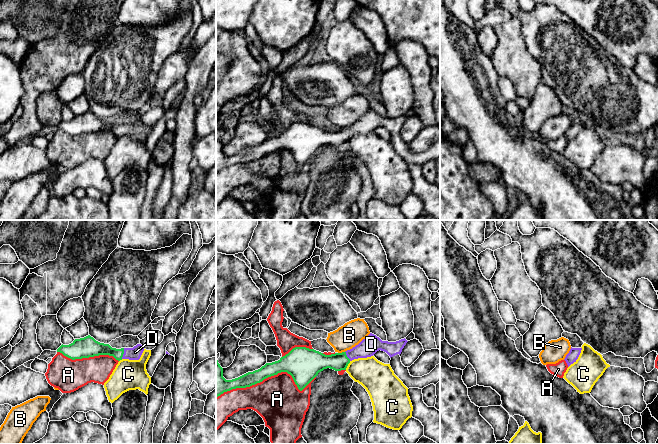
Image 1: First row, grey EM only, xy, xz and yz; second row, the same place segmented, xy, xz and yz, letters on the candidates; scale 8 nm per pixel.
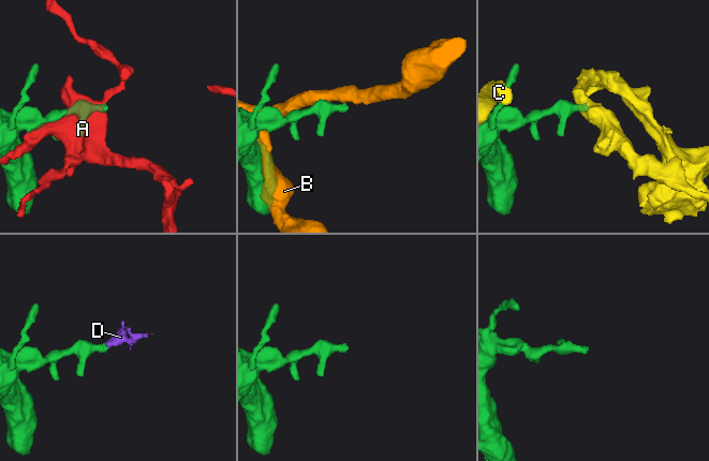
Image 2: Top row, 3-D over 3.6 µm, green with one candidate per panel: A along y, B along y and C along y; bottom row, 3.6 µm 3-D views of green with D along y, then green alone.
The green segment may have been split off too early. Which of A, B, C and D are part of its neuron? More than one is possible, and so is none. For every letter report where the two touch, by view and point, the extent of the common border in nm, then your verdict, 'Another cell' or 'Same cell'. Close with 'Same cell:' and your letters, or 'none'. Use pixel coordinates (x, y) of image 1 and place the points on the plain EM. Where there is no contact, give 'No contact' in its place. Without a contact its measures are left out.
A: Touches green at xz (268, 152). Shared border 800 nm. Another cell
B: Touches green at xz (342, 128). Shared border 60 nm. Another cell
C: Touches green at xz (347, 141). Shared border 80 nm. Another cell
D: Touches green at xy (123, 129). Shared border 90 nm. Same cell
Same cell: D

